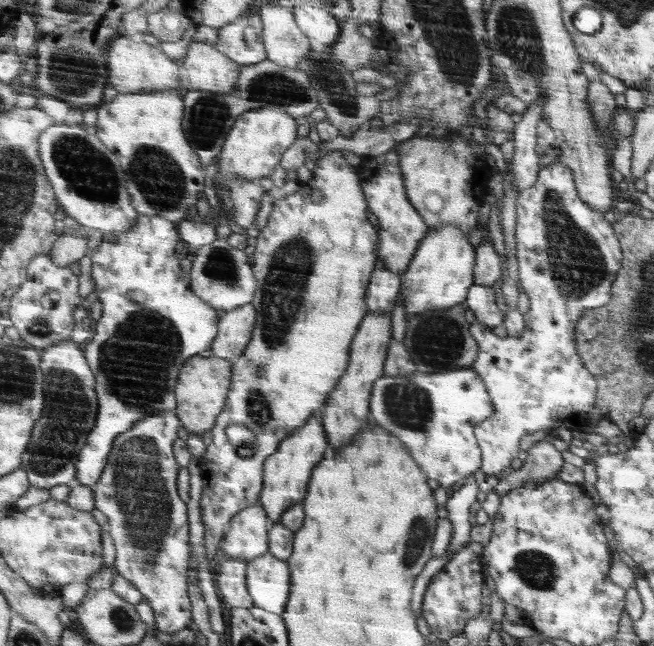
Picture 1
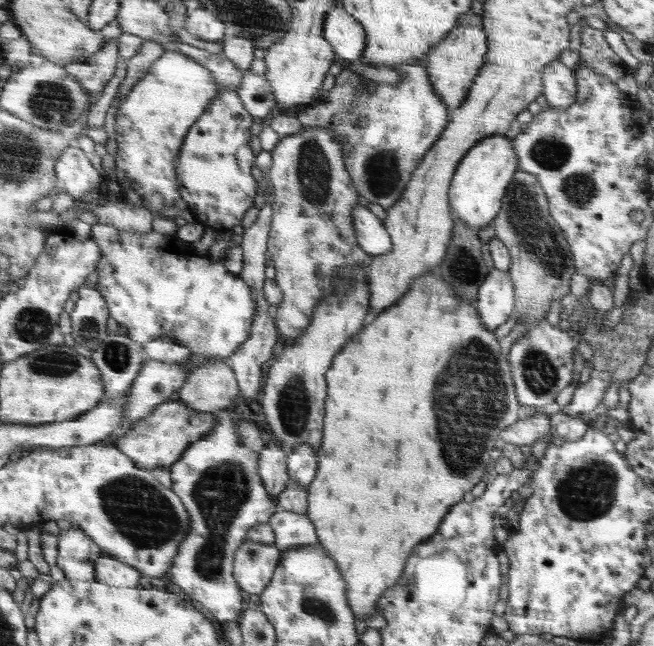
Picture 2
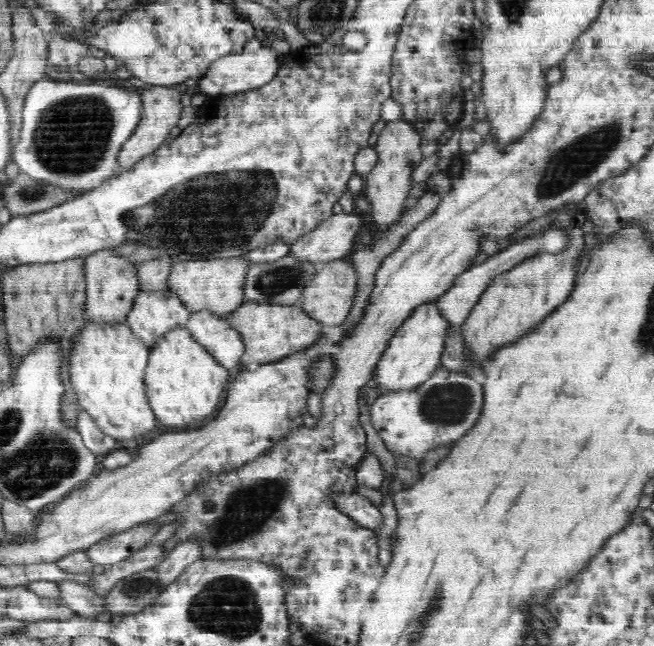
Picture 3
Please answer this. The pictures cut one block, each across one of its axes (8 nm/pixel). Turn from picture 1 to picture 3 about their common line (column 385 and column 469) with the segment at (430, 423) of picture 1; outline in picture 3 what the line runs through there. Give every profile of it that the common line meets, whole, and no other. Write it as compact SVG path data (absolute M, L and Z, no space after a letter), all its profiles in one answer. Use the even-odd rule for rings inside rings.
M441 366L425 383L410 391L388 392L369 402L372 426L392 455L424 456L440 444L454 444L482 412L483 383Z

